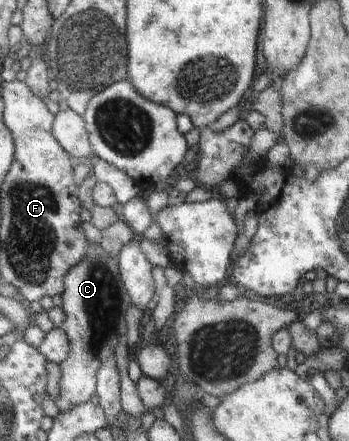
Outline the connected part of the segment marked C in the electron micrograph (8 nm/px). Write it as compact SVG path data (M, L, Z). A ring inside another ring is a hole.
M89 245L89 253L76 268L65 276L63 305L65 321L61 329L68 335L69 356L59 363L61 369L60 394L55 400L59 413L69 411L73 405L87 403L95 397L96 374L115 346L127 332L125 316L131 306L125 285L119 277L118 259L107 255L101 245Z

